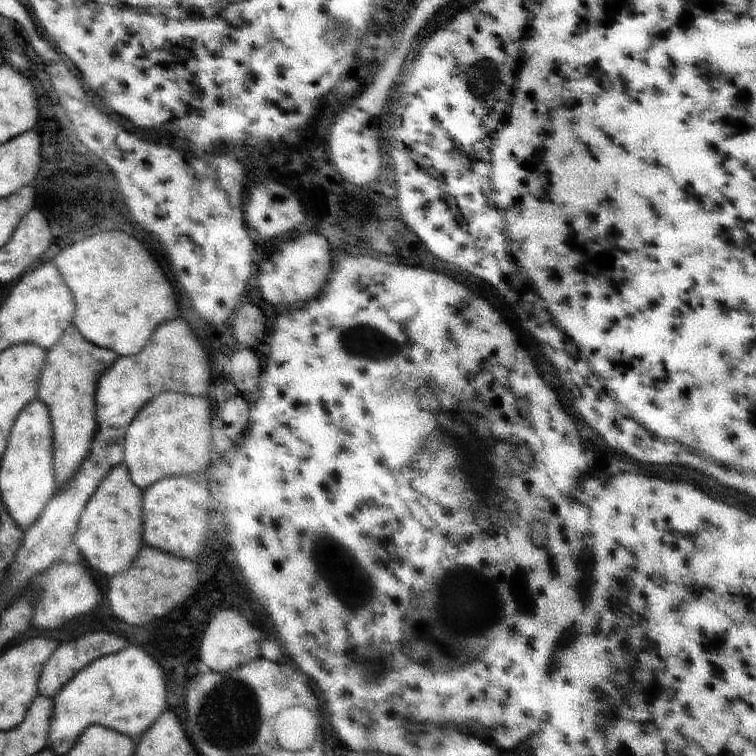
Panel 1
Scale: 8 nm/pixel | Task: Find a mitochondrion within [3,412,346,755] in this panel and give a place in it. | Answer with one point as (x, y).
(229, 719)

